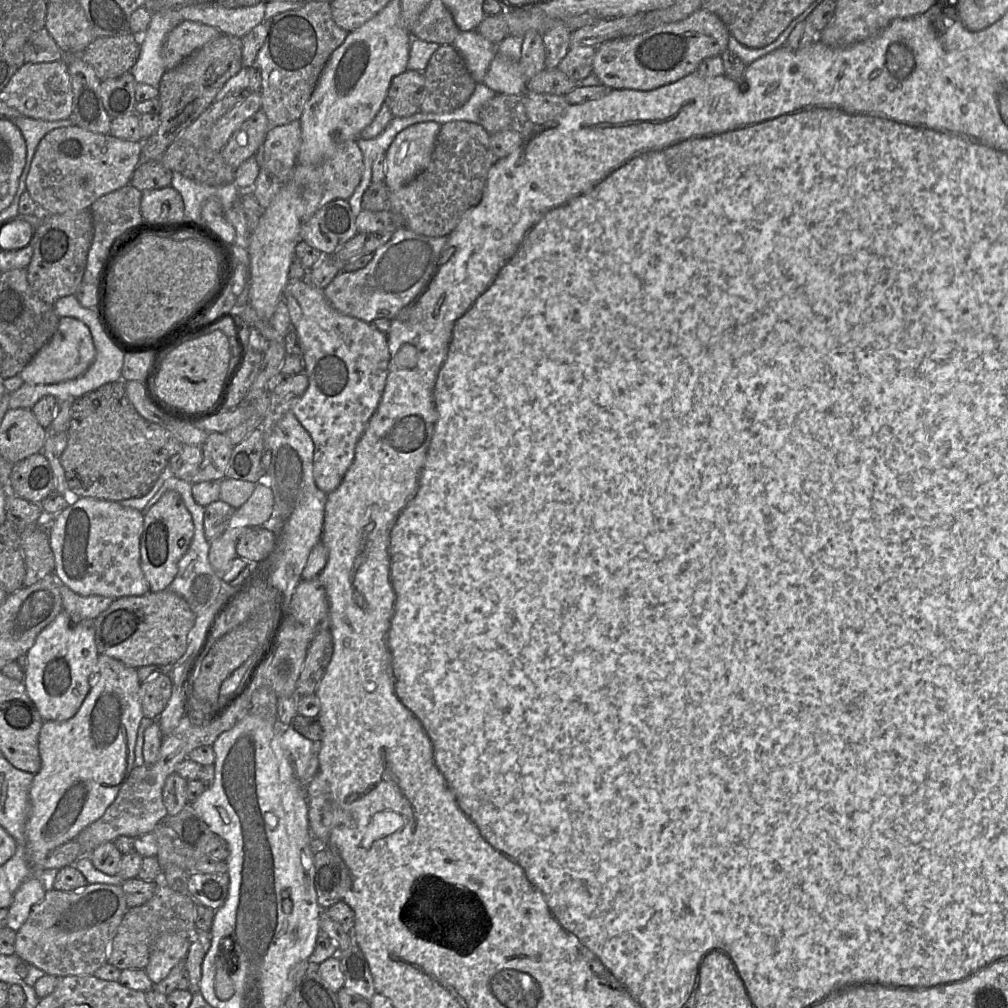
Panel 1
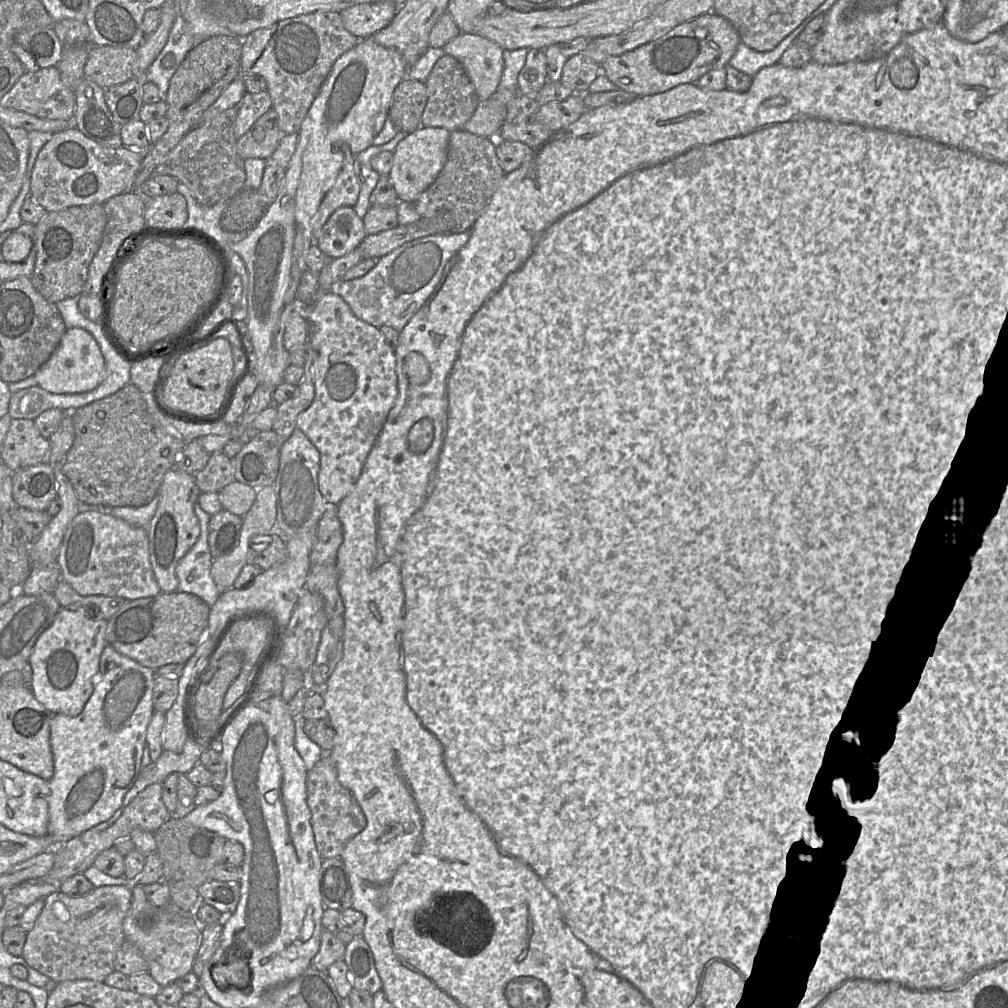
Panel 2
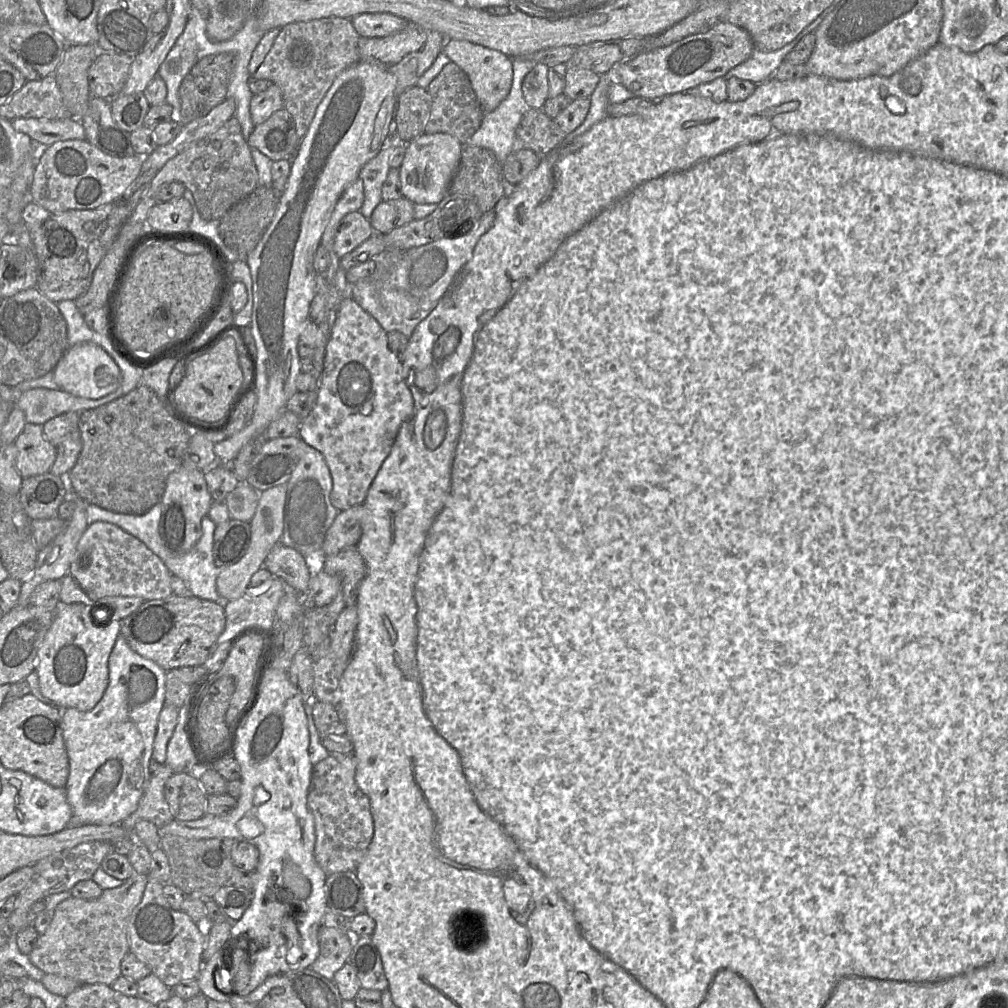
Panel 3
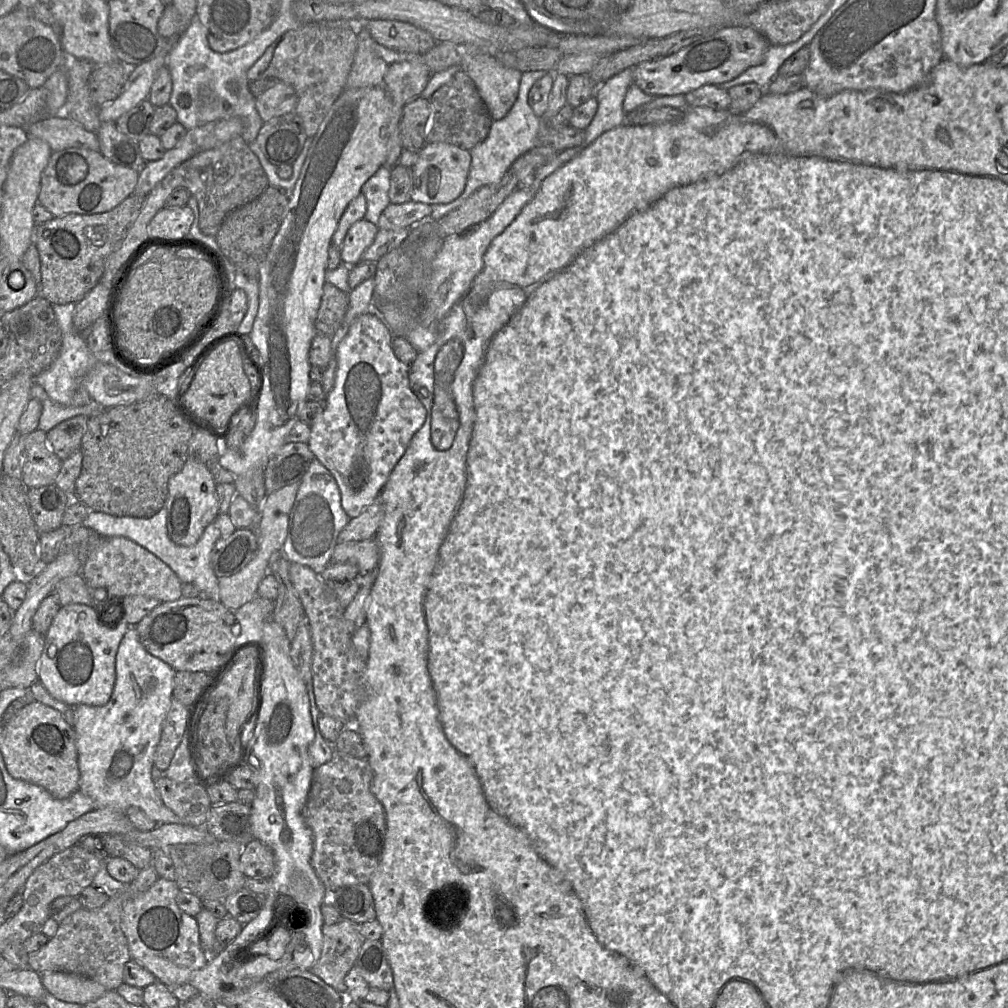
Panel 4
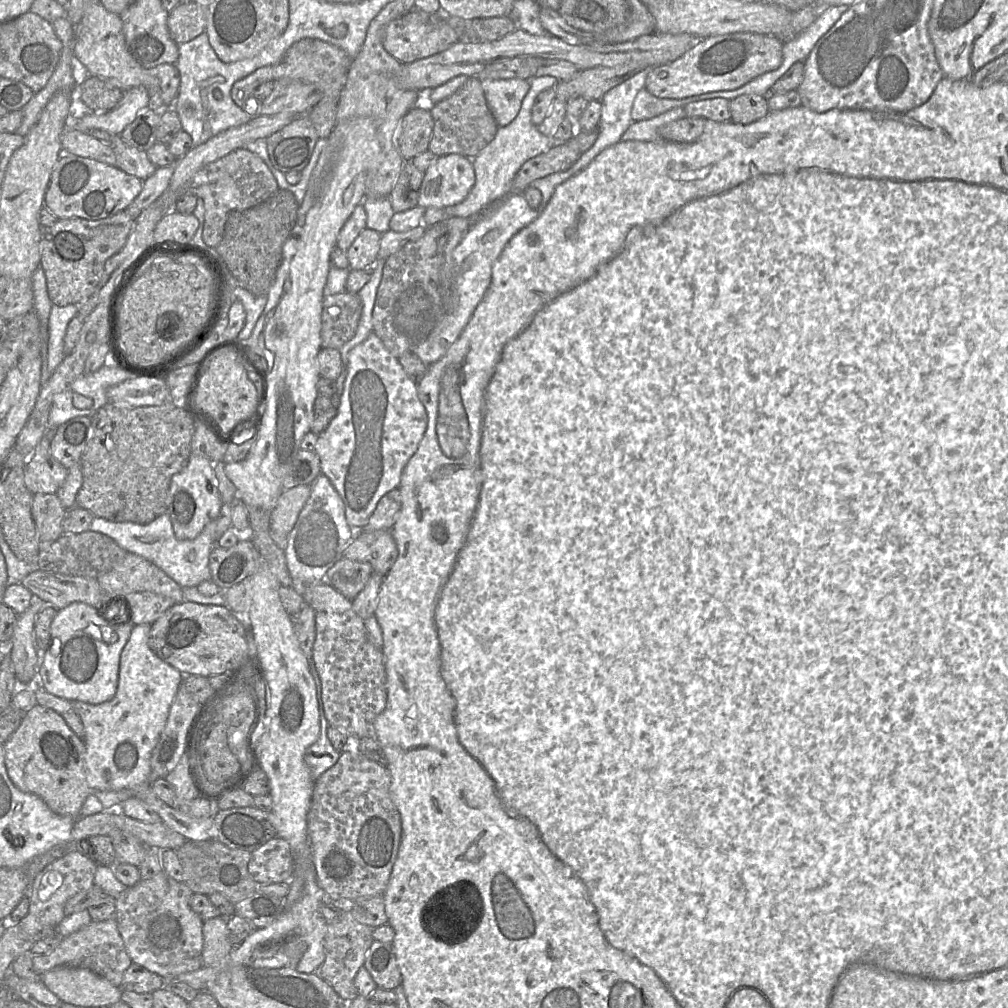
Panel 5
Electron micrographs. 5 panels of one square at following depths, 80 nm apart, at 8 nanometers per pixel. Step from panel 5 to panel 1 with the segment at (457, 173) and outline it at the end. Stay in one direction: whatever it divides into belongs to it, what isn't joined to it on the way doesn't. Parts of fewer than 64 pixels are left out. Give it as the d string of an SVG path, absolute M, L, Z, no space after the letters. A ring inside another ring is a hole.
M425 121L399 132L385 152L385 183L397 190L412 181L431 162L441 124Z

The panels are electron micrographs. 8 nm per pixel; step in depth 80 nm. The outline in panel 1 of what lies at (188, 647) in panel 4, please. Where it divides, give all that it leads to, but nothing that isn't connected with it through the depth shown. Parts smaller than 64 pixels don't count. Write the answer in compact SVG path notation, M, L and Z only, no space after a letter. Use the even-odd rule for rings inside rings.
M170 590L116 598L93 620L98 653L135 669L177 662L187 650L188 634L195 622L186 600Z

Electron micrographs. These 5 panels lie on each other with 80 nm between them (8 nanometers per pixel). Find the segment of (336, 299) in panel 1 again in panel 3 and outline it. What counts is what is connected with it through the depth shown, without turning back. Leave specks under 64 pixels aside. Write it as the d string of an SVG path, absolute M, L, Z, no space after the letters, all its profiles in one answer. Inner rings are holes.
M493 209L484 214L476 223L473 224L471 229L465 233L441 237L425 245L403 251L399 261L393 267L392 271L379 274L378 268L375 269L375 272L372 275L351 284L351 298L361 308L374 317L387 333L390 331L399 331L409 338L417 325L436 307L456 275L471 259L478 240L493 226L494 220L495 212Z

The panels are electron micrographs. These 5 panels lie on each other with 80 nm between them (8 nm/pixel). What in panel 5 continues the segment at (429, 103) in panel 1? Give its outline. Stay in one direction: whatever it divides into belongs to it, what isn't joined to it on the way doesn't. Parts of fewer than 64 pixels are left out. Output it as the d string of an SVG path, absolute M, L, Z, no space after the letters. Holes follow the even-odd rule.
M473 76L468 77L453 95L434 103L430 110L433 133L429 150L438 156L456 153L472 158L493 140L499 127L488 106L480 80Z

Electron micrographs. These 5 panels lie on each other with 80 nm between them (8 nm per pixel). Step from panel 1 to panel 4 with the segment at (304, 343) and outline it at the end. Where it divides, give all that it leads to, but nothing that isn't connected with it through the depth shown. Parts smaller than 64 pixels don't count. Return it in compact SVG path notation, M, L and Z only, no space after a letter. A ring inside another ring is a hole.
M371 313L362 314L350 323L334 351L334 386L327 394L324 410L310 424L307 445L335 479L342 508L350 519L359 516L378 499L392 470L427 416L425 407L411 388L409 366L396 357L391 341L392 334L387 326Z

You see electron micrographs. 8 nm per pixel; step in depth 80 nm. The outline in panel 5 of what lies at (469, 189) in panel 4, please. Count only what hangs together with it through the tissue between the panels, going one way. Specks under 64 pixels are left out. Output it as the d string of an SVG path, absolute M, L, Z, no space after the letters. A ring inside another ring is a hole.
M533 76L528 81L530 89L522 101L518 115L510 124L499 126L493 140L472 158L476 176L475 184L461 203L444 208L447 217L478 217L485 208L510 193L516 173L527 160L553 147L553 140L545 136L539 127L533 124L531 116L537 95L544 90L556 88L560 80L552 76Z

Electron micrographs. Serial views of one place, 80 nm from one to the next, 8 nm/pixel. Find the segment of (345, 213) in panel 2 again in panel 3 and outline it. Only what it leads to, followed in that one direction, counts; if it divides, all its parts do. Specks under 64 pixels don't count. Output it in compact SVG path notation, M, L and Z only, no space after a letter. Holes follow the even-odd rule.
M360 211L350 212L340 222L334 239L334 251L341 258L371 238L373 234L371 223Z

